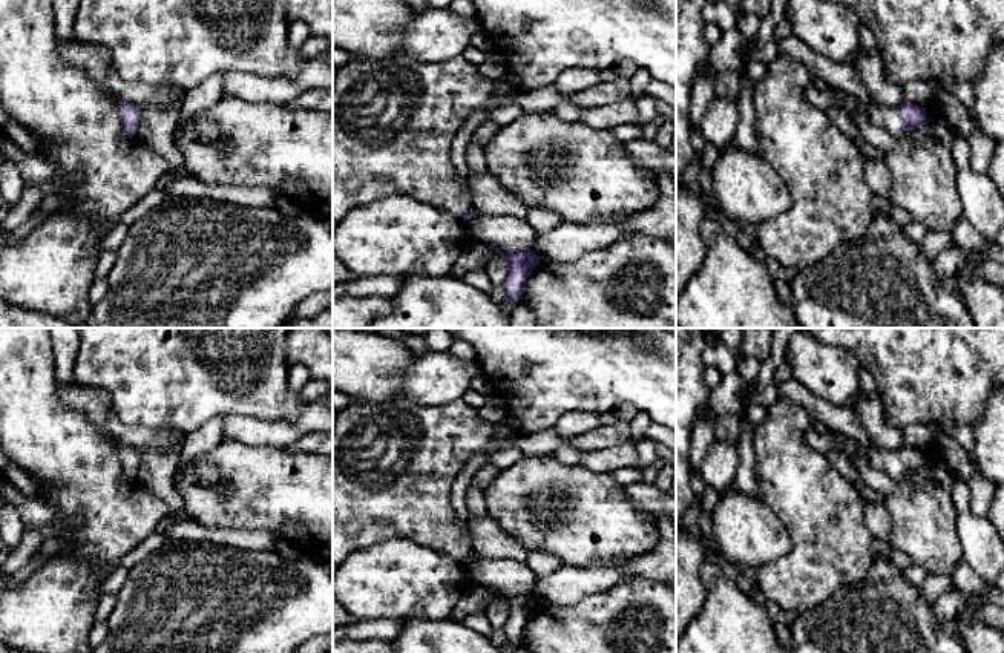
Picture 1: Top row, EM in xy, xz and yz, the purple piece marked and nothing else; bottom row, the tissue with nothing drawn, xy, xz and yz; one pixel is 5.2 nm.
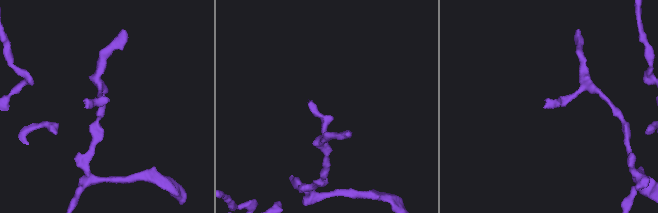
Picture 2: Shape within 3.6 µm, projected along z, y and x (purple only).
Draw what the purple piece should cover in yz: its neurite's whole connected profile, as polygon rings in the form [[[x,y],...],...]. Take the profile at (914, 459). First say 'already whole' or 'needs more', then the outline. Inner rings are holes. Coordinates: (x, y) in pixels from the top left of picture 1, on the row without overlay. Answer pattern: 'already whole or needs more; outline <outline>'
needs more; outline [[[860,446],[869,463],[892,477],[894,480],[920,471],[926,466],[926,451],[904,446],[901,451],[874,449]]]

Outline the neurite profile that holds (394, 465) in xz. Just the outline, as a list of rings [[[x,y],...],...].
[[[402,395],[392,402],[379,405],[360,399],[349,399],[349,403],[336,412],[336,423],[333,428],[333,570],[336,570],[349,553],[368,549],[386,540],[411,540],[423,547],[445,553],[460,563],[472,555],[472,537],[468,529],[457,521],[451,507],[451,494],[457,475],[469,461],[469,458],[474,454],[491,448],[495,431],[497,426],[494,423],[481,420],[478,411],[466,405],[463,400],[426,408],[423,405],[412,403]]]

